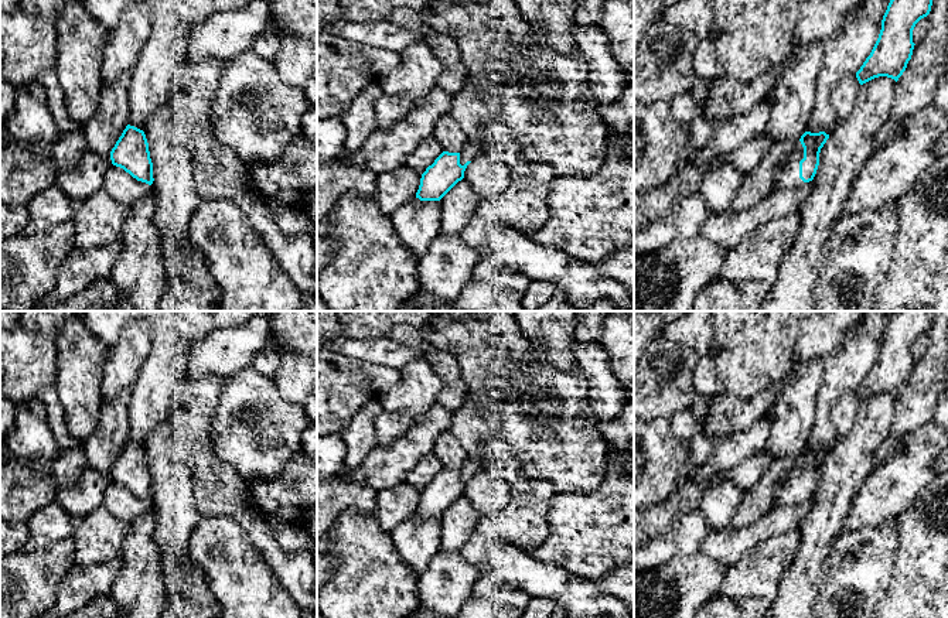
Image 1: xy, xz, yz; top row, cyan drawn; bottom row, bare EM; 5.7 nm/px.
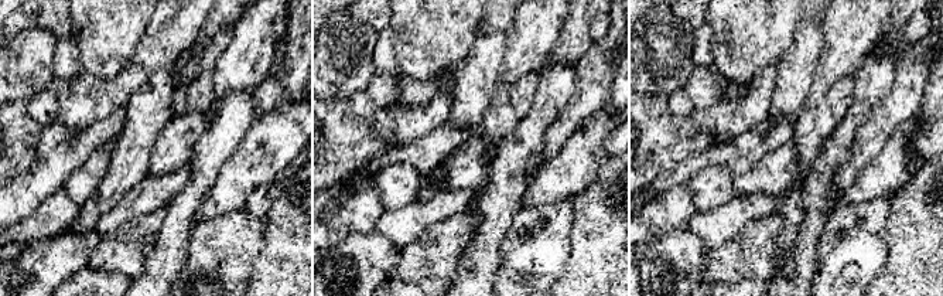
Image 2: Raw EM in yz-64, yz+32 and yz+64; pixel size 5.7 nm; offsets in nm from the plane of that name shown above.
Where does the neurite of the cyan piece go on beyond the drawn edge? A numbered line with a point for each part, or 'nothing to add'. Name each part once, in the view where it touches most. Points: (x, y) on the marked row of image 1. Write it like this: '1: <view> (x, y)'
1: yz (787, 176)

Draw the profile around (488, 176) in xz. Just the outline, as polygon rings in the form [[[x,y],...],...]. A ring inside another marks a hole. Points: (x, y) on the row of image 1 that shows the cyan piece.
[[[481,153],[464,171],[464,180],[471,184],[481,201],[499,199],[509,184],[508,167],[492,153]]]

